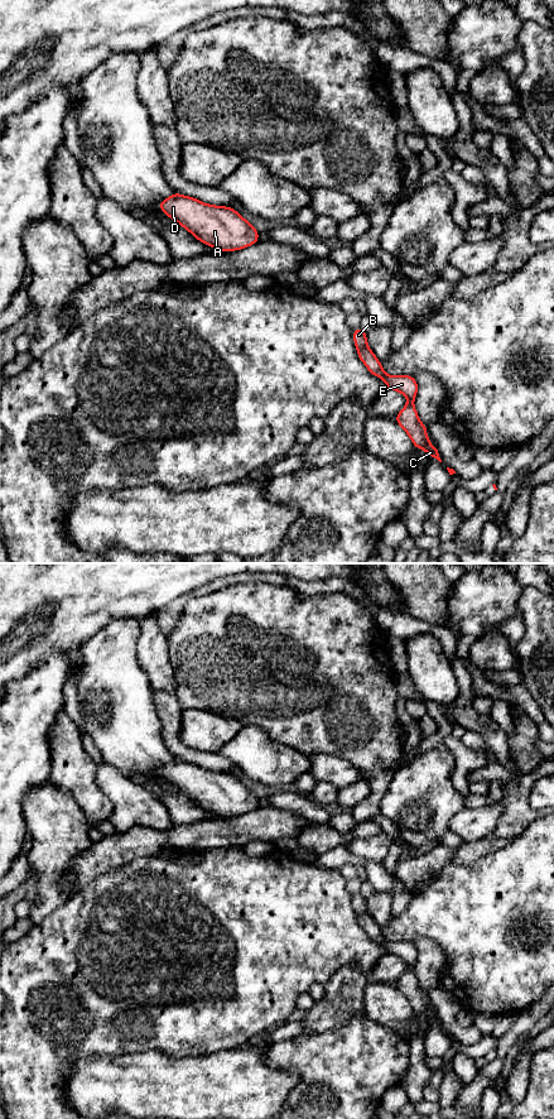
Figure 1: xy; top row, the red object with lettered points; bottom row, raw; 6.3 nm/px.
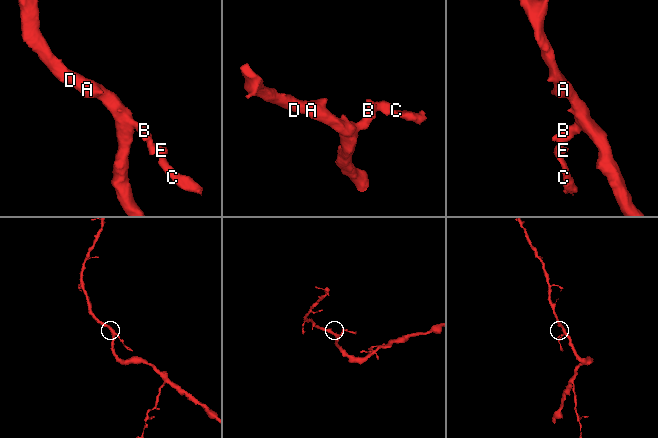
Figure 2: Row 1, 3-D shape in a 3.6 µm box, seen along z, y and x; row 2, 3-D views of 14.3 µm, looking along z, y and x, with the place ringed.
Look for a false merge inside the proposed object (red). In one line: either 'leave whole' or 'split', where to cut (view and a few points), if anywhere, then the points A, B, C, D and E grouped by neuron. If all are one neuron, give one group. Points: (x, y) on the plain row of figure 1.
split; cut xy (367, 912), (357, 916); groups A B D / C E

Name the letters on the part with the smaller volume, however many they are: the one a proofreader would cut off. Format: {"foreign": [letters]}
{"foreign": ["C", "E"]}

